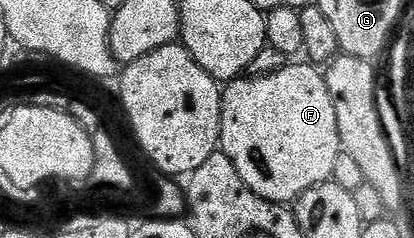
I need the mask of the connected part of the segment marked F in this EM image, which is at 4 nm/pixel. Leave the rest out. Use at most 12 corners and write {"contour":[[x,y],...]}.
{"contour":[[292,62],[222,88],[220,148],[270,203],[341,153],[324,72]]}

